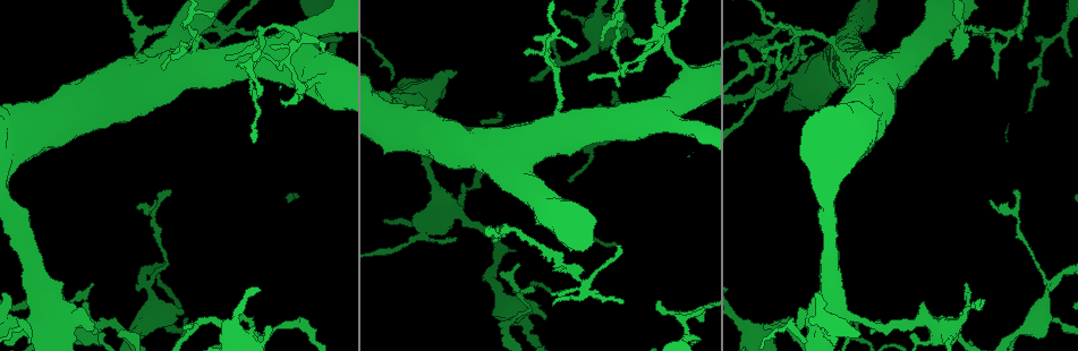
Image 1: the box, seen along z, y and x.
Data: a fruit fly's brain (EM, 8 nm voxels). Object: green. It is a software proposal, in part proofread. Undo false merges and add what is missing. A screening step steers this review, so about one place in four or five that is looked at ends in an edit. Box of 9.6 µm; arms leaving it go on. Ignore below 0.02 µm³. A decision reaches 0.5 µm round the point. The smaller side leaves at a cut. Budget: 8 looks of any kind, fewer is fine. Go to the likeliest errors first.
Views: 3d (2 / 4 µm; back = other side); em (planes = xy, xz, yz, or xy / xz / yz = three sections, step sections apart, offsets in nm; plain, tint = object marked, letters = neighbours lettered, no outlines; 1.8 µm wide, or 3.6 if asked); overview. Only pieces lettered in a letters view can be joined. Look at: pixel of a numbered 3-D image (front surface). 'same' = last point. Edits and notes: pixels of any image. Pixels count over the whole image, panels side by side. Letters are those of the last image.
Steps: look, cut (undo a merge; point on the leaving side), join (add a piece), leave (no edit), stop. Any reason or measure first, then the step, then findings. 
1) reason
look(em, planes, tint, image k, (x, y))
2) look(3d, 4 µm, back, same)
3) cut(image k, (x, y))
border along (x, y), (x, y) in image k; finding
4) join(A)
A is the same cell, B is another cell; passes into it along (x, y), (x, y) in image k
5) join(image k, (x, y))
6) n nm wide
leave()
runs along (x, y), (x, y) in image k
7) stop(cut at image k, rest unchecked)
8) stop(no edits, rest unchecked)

three arms meet
look(3d, 4 µm, image 1, (1016, 30))

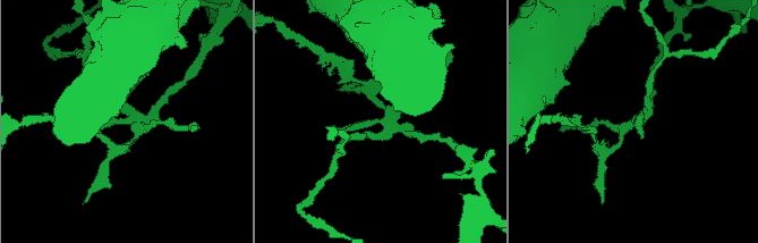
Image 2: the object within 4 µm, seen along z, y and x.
shape alone is not enough
look(em, xy, step 4, letters, image 2, (392, 121))

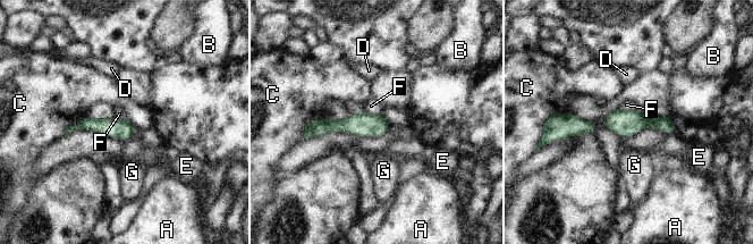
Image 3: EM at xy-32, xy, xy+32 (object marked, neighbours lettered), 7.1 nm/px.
140 nm wide
leave()
A, B, C, D, E, F and G are other cells; border along (617, 108), (637, 108) in image 3; one neuron here

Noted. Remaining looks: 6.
an open end
look(3d, 2 µm, image 1, (631, 35))

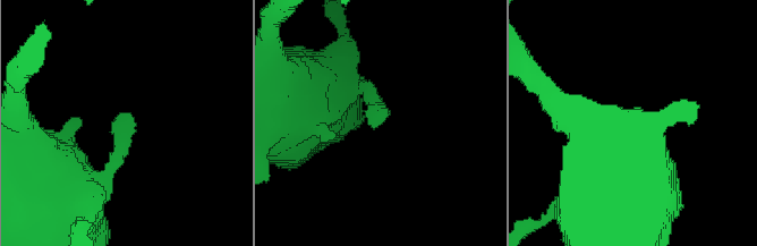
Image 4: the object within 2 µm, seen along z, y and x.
look(em, yz, step 8, tint, image 4, (122, 117))

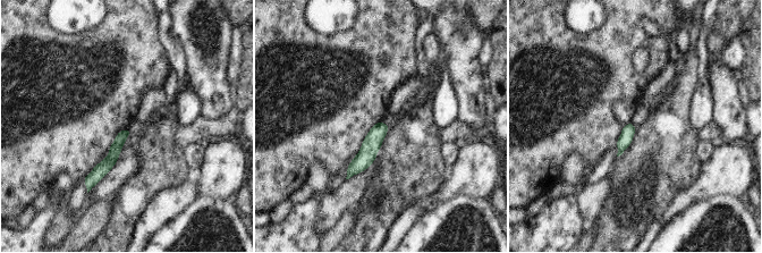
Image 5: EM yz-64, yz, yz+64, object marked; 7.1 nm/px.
what lies round it
look(em, yz, step 8, letters, same)

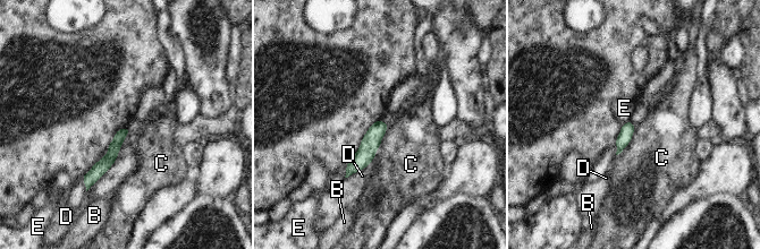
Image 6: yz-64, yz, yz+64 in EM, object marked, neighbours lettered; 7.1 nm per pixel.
leave()
B, C, D and E are other cells; border along (635, 127), (631, 142), (616, 155) in image 6; none of them fits

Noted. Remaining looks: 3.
tapers out
look(em, planes, letters, image 1, (965, 284))

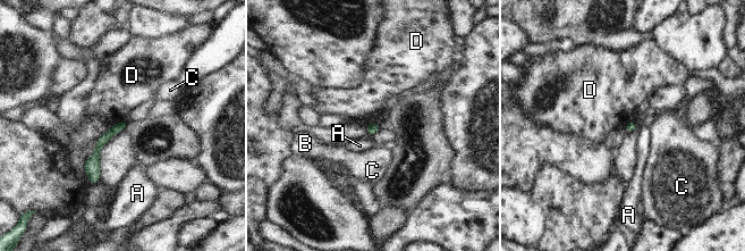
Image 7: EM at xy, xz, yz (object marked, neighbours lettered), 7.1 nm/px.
leave()
A, B, C and D are other cells; no lettered piece goes on from it

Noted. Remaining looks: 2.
stop(no edits, rest unchecked)

